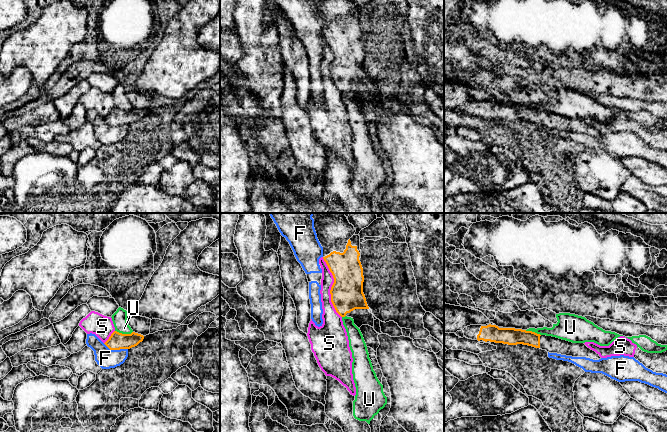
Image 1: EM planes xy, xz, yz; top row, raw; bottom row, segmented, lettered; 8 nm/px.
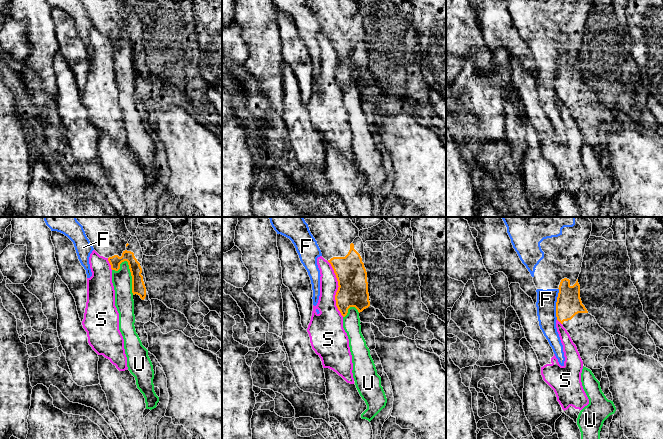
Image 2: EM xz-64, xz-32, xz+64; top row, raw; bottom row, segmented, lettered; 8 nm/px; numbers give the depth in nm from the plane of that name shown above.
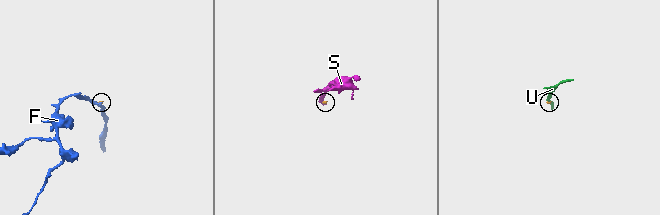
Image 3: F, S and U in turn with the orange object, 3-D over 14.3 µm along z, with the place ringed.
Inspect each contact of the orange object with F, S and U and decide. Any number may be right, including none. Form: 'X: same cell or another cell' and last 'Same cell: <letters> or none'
F: another cell
S: another cell
U: another cell
Same cell: none

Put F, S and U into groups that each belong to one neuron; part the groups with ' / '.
F / S / U

